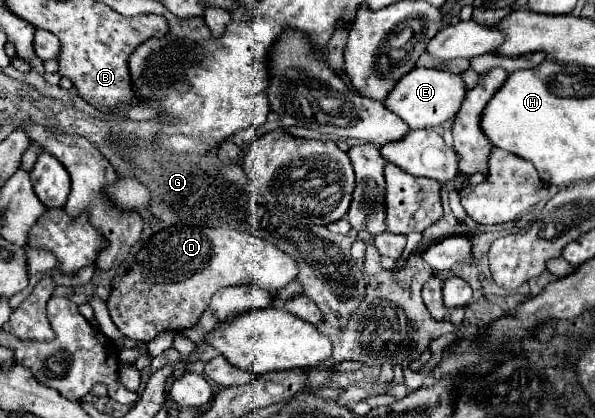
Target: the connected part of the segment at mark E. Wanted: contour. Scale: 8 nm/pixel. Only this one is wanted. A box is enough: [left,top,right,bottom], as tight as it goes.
[385,69,465,129]

